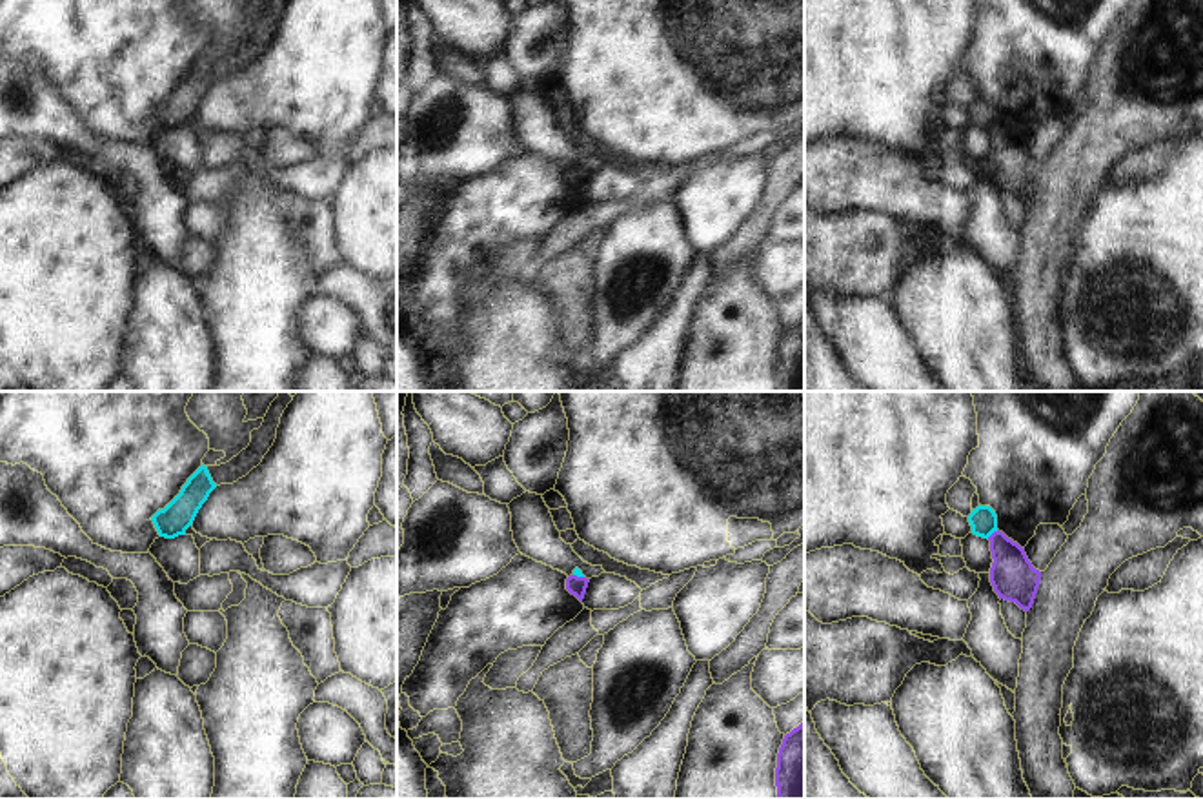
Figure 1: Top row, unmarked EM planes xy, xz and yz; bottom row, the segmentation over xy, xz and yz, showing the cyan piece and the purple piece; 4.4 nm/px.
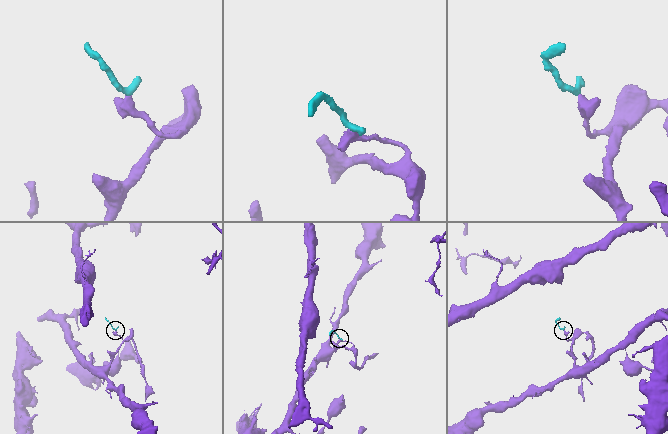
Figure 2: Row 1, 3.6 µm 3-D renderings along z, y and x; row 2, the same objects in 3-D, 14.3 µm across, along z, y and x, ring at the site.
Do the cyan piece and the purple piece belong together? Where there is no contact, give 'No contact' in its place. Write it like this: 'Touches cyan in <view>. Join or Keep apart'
Touches cyan in yz. Keep apart

